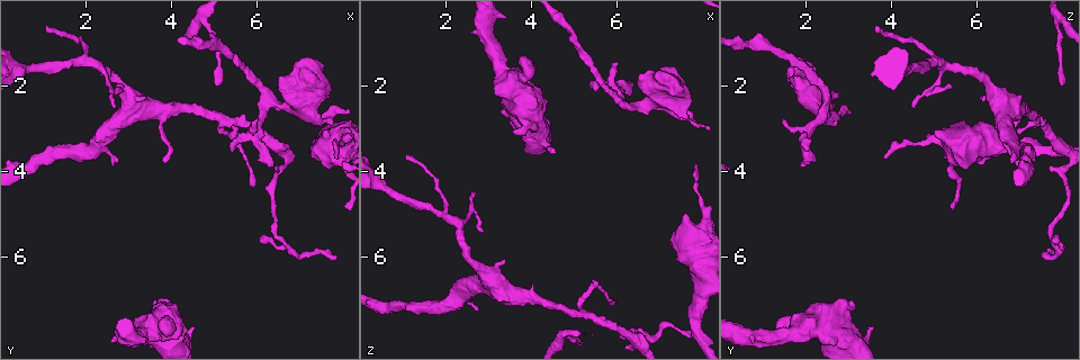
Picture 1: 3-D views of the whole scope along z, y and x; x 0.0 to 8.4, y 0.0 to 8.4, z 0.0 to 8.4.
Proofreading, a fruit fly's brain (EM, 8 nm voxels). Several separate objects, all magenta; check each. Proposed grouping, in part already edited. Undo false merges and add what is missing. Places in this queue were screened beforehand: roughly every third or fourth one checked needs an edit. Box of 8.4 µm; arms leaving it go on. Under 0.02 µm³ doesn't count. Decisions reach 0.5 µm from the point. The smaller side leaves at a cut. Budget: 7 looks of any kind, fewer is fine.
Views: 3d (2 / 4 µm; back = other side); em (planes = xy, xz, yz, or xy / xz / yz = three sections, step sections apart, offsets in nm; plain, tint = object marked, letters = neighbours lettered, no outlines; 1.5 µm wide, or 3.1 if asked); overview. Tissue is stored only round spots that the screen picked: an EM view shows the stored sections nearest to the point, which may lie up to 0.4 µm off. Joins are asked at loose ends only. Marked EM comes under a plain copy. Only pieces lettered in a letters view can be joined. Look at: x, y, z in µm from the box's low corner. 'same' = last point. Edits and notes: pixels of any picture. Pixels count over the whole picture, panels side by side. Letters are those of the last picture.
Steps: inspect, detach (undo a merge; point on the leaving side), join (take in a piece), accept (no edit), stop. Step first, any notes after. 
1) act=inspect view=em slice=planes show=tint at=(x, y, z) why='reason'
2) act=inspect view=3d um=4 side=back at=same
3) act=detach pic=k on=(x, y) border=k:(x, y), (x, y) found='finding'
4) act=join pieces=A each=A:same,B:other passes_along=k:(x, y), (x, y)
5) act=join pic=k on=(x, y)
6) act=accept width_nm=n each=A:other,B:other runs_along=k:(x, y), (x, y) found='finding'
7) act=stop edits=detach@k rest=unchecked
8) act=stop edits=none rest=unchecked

act=inspect view=em slice=xy step=8 show=tint at=(4.55, 7.60, 3.55) why='free end'

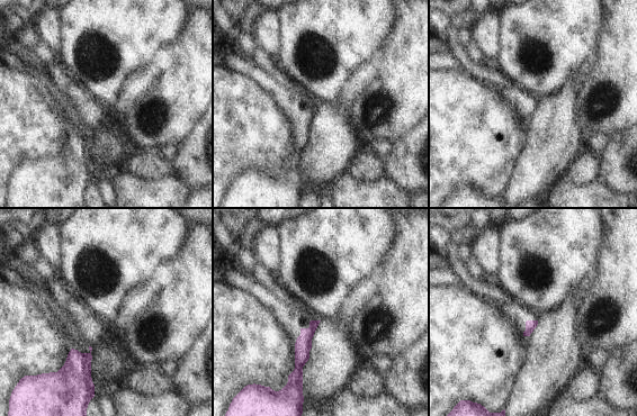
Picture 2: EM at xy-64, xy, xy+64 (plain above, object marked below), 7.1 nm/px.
act=inspect view=em slice=xy step=8 show=letters at=same

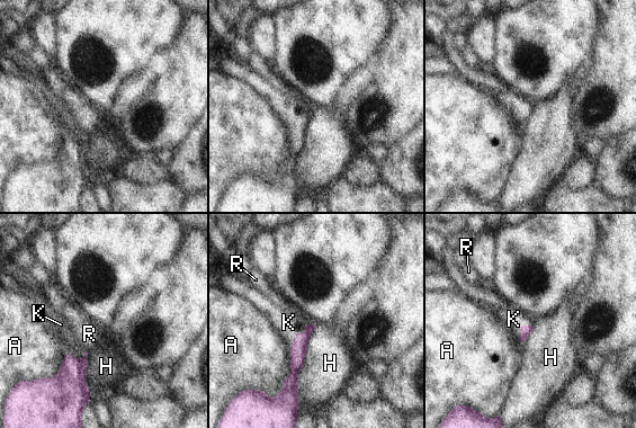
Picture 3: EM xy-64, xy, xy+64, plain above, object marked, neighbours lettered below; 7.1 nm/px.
act=join pieces=K longest_contact=H:550nm each=A:other,H:other,K:same,R:other passes_along=3:(298, 350), (298, 333), (288, 322) found='it goes on there'

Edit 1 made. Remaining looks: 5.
act=inspect view=em slice=planes show=letters at=(7.80, 6.00, 7.70) why='branch stops here'

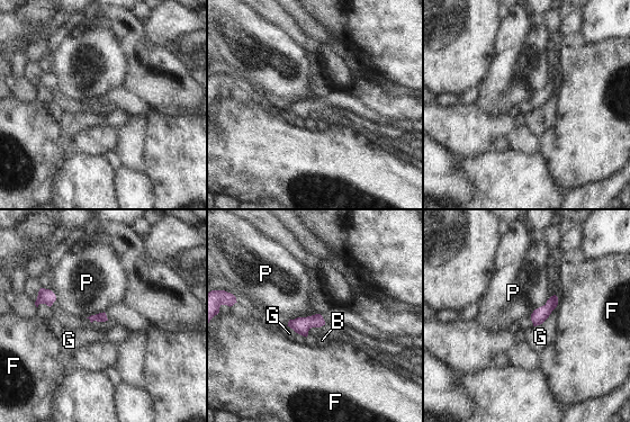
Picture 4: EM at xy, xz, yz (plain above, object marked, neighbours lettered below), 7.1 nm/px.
act=accept each=B:other,F:other,G:other,P:other border=4:(555, 294), (537, 307), (530, 316) found='no lettered piece goes on from it'

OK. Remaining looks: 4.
act=inspect view=3d um=4 at=(6.35, 3.90, 1.95) why='branch stops here'

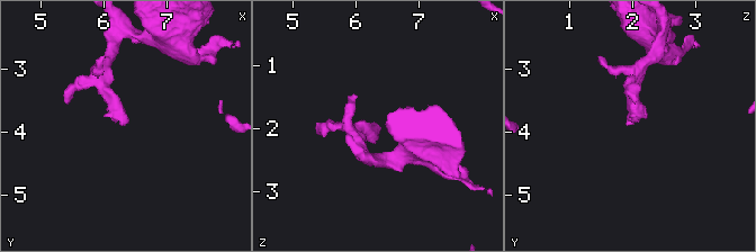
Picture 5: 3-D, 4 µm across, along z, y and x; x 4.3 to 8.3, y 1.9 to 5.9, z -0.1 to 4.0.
act=inspect view=em slice=planes show=letters at=(6.35, 3.85, 1.90) why='now the EM'

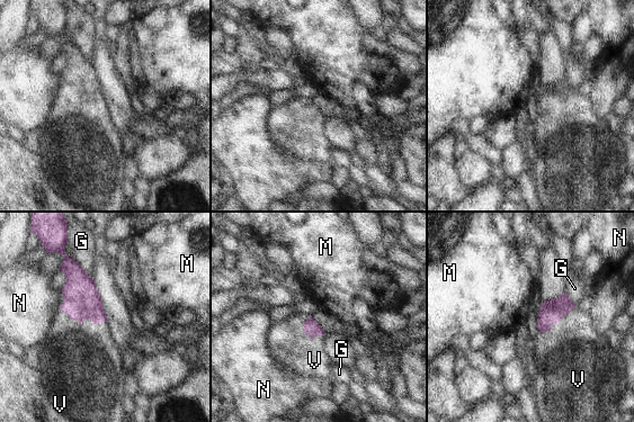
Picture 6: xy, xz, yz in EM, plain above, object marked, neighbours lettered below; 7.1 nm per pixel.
act=join pieces=V each=G:other,M:other,N:other,V:same passes_along=6:(552, 311), (560, 320), (572, 352) found='the cell continues'

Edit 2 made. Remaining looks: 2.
act=stop edits=join@3,join@6 rest=unchecked

